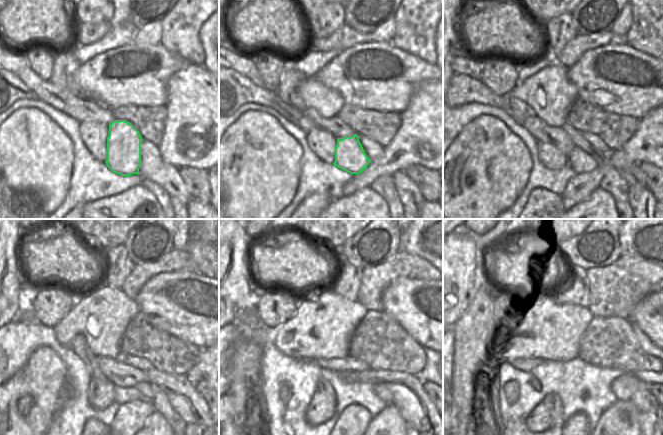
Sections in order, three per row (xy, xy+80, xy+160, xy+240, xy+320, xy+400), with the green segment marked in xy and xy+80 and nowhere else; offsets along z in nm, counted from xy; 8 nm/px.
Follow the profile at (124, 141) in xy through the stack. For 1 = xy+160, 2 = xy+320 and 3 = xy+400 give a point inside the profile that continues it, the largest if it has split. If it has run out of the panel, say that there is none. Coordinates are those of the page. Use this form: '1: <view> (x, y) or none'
1: xy+160 (580, 162)
2: xy+320 (381, 390)
3: xy+400 (624, 387)

